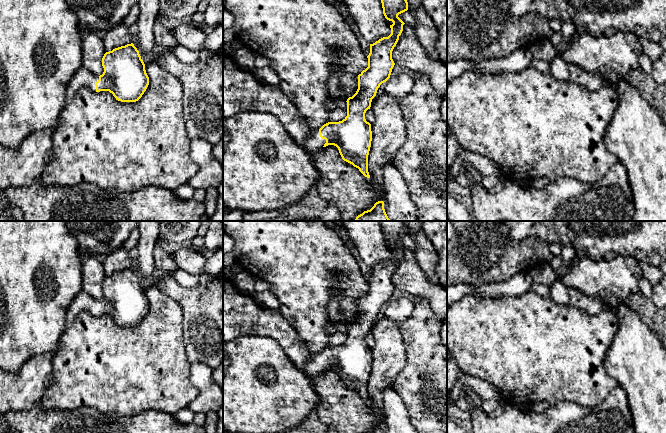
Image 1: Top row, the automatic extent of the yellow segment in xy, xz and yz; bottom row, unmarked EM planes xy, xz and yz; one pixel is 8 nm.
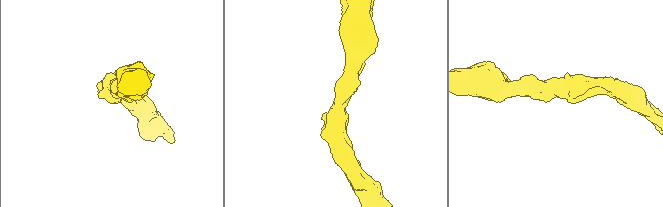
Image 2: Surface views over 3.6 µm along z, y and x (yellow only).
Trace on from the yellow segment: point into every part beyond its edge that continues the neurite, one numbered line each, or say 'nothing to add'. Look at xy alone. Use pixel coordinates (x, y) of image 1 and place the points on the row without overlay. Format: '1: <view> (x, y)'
1: xy (82, 302)

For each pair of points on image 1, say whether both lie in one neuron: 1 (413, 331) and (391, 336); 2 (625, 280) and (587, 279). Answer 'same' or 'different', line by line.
1: different
2: same

